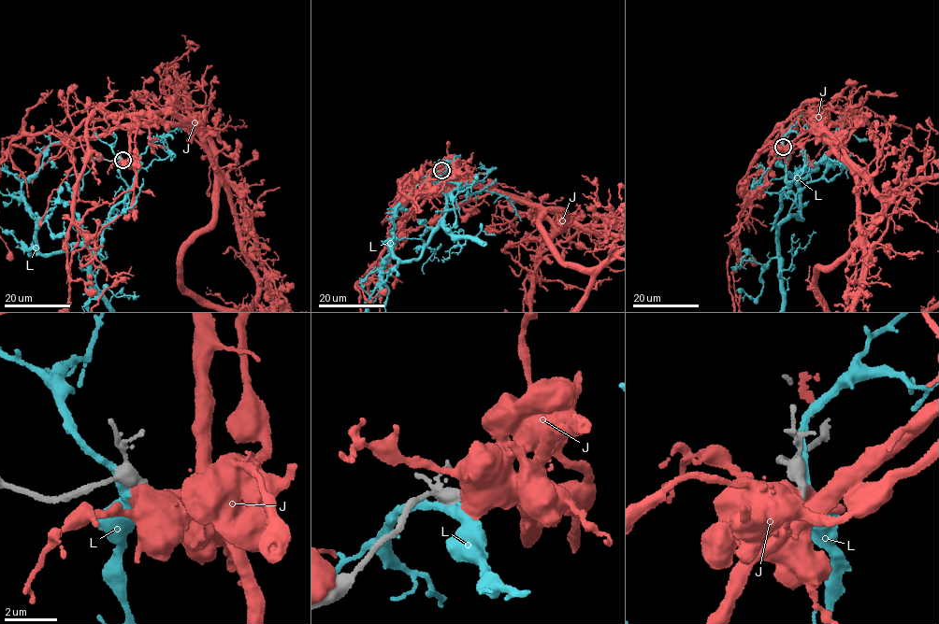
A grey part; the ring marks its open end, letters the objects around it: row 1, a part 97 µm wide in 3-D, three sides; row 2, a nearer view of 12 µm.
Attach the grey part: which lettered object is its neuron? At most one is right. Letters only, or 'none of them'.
none of them

